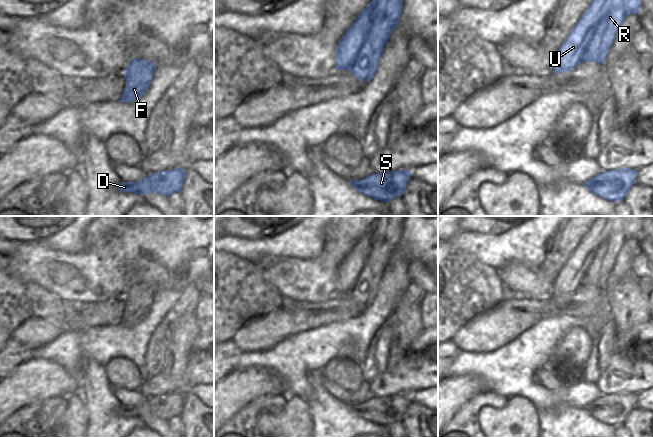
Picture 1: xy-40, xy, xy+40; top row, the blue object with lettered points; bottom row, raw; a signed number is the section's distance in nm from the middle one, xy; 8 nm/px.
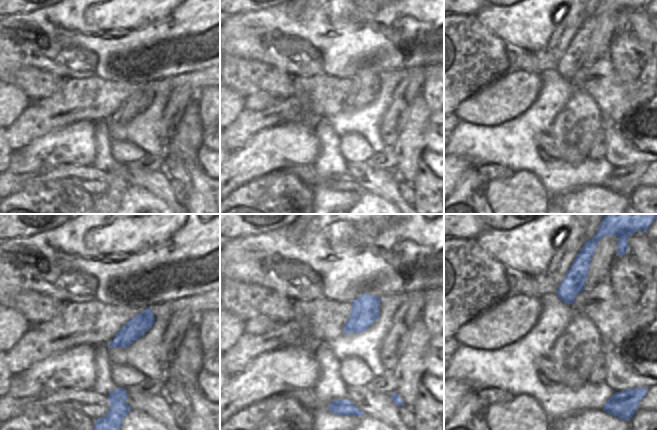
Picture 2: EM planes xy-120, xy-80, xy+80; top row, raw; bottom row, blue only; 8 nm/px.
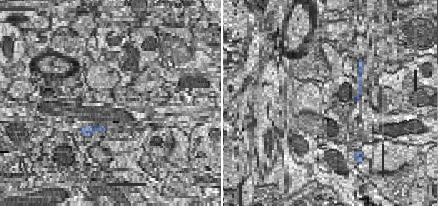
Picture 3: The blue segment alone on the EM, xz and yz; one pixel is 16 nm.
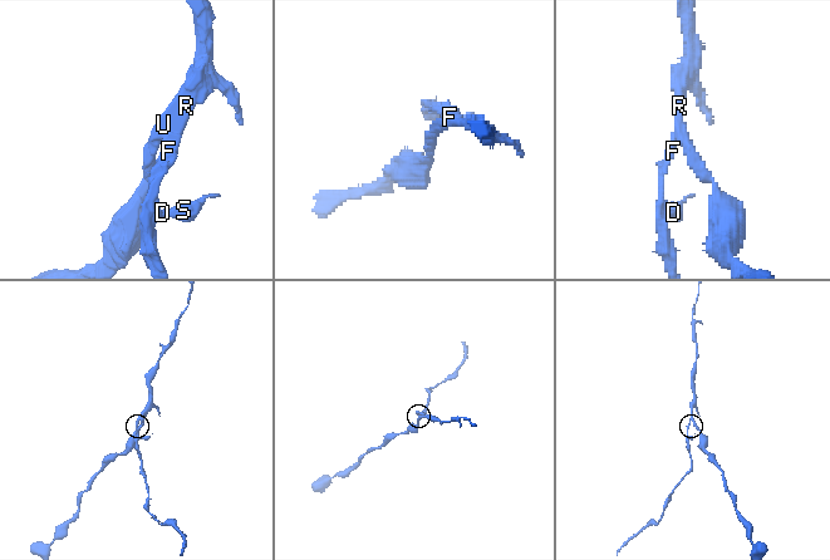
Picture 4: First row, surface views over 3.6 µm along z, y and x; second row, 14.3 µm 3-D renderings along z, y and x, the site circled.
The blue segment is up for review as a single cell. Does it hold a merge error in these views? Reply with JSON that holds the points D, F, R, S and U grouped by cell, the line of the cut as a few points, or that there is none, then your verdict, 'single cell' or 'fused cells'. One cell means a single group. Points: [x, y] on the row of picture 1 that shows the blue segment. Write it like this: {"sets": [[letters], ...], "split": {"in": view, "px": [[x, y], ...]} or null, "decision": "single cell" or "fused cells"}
{"sets": [["D", "F", "S"], ["R", "U"]], "split": {"in": "xy", "px": [[378, 60], [374, 56], [369, 56], [356, 61], [348, 69]]}, "decision": "fused cells"}

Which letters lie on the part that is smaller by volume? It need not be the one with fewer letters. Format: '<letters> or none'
D, F, S

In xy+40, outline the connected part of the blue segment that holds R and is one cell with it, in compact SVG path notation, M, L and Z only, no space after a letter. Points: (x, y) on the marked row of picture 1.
M593 0L558 49L554 57L554 74L569 72L580 62L591 60L593 56L599 56L604 65L616 33L625 17L638 14L641 5L642 0Z

